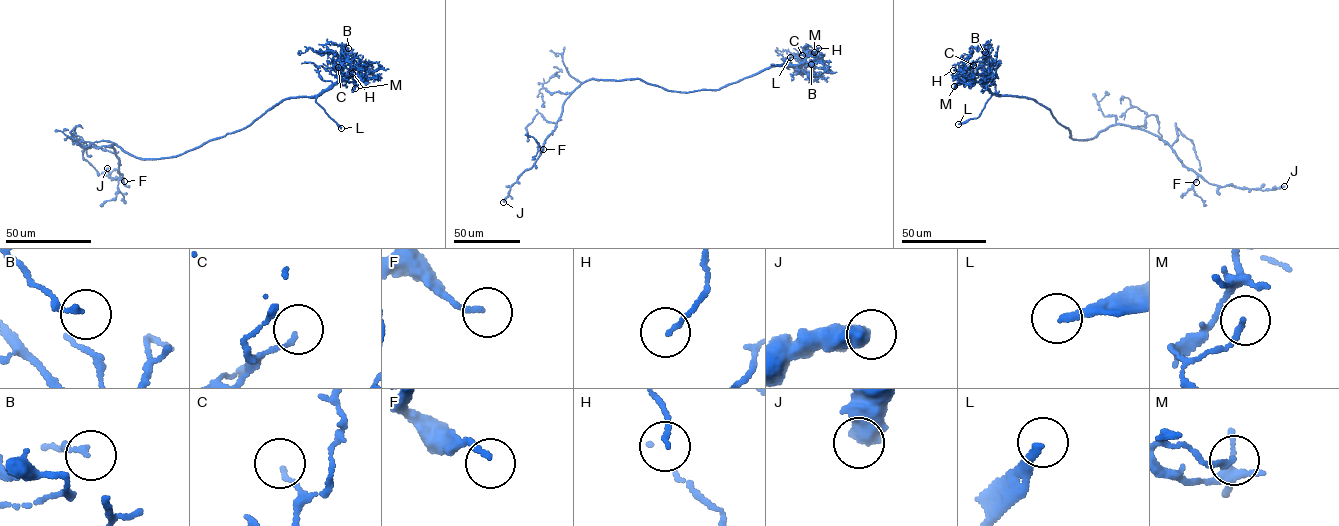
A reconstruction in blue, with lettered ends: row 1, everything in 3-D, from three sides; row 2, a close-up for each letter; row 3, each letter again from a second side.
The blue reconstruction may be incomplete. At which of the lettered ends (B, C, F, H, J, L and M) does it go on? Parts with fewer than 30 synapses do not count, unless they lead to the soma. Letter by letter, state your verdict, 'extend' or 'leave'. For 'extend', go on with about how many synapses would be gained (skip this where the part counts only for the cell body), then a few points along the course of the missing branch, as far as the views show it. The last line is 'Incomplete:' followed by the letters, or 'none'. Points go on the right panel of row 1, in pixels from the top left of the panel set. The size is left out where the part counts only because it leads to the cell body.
B: leave
C: leave
F: leave
H: leave
J: leave
L: extend; course (958, 124), (953, 128), (938, 128), (927, 135), (930, 136)
M: leave
Incomplete: L

